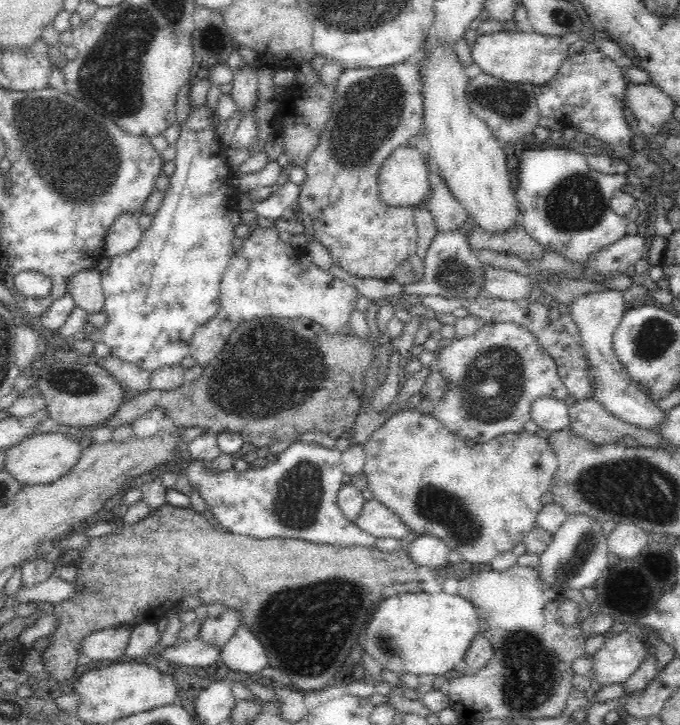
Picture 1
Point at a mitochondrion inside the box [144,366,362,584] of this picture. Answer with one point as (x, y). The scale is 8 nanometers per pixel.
(297, 504)

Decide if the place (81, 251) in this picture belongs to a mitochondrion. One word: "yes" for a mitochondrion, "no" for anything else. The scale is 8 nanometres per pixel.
no

